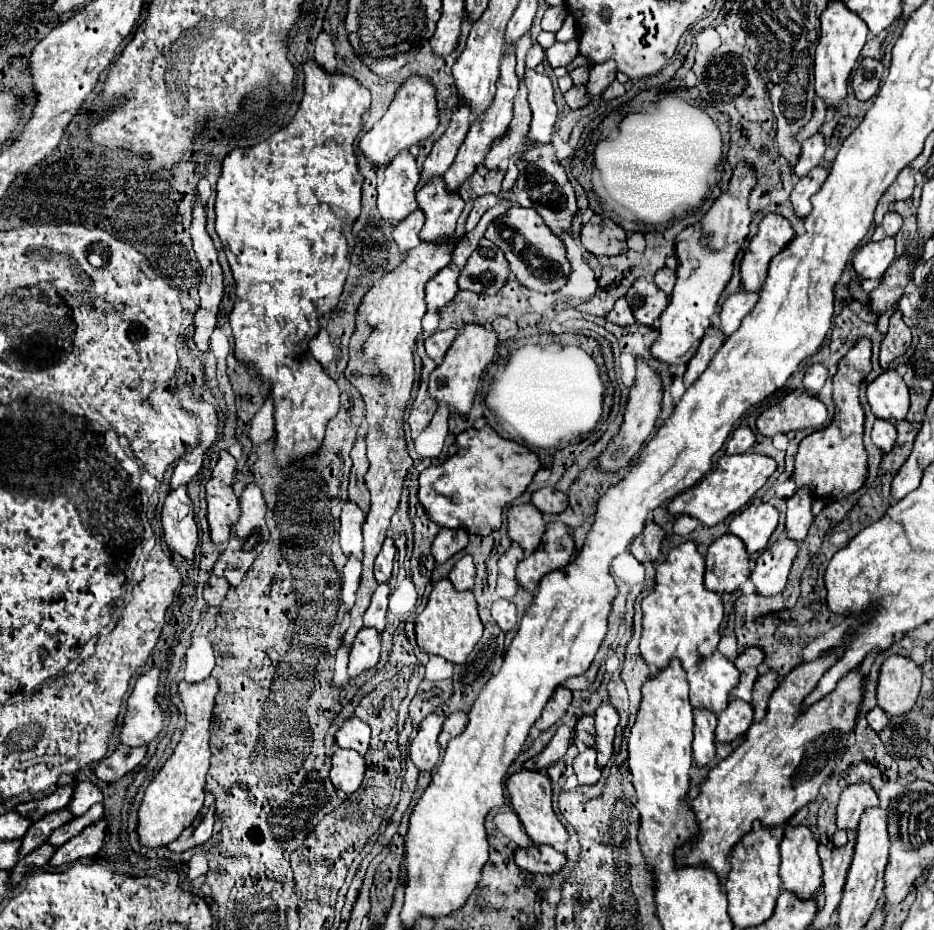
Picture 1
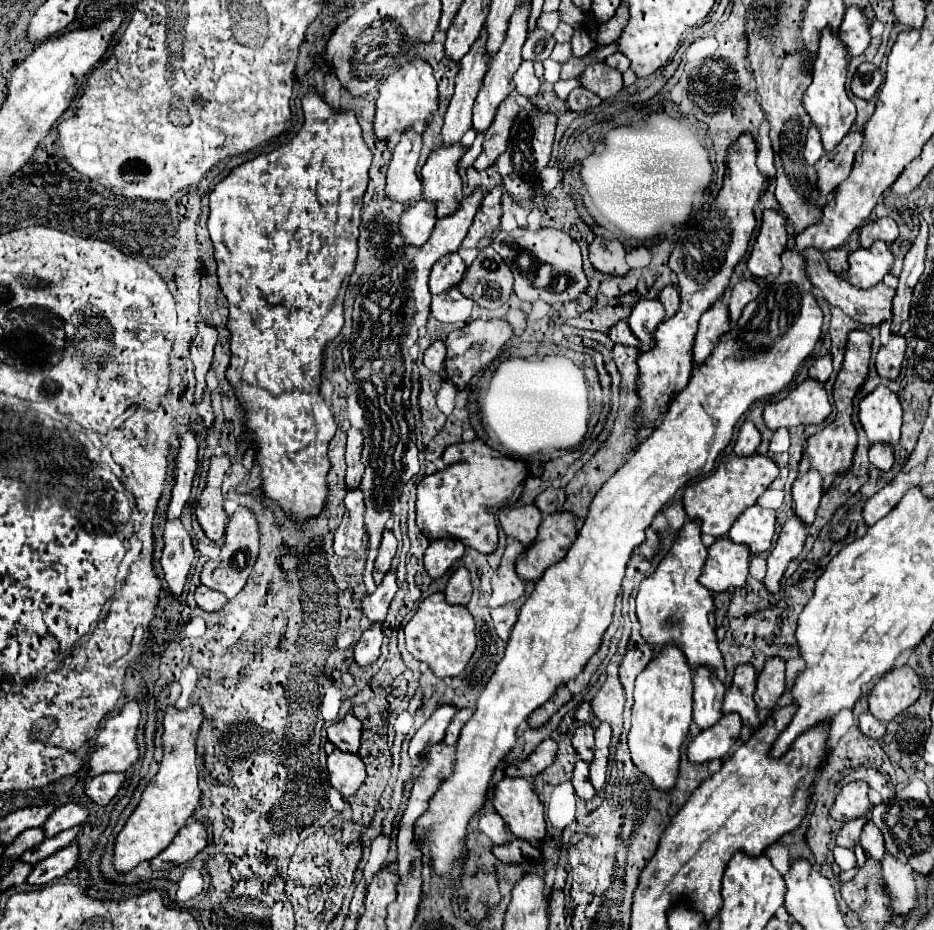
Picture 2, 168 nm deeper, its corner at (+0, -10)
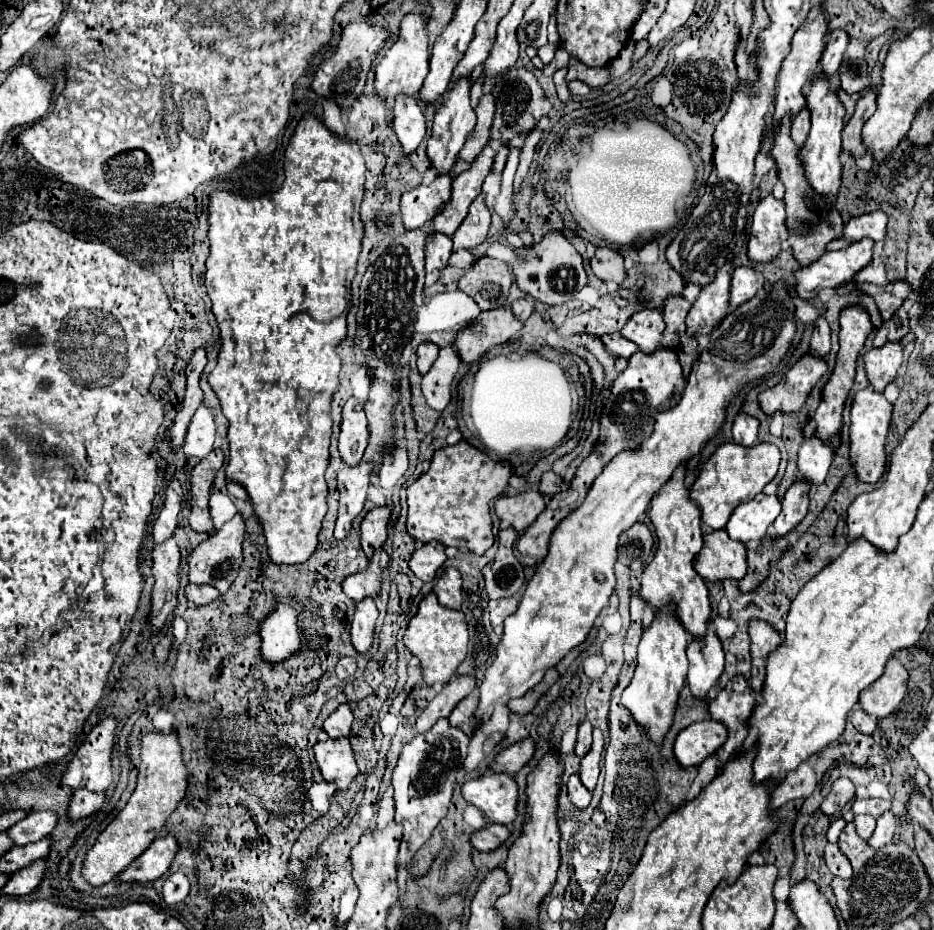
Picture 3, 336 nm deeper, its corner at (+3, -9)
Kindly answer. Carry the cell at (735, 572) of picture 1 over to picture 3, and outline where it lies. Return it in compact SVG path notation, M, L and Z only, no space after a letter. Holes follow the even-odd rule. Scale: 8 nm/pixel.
M717 530L703 536L703 548L695 558L695 570L697 574L707 582L719 582L719 580L741 580L747 572L747 548L743 542L731 540L725 530Z

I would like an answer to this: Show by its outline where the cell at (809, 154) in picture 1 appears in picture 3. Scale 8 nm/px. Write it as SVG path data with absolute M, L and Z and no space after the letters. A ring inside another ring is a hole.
M803 108L795 118L793 118L793 124L791 124L791 138L793 142L801 148L805 144L805 138L809 136L809 110Z

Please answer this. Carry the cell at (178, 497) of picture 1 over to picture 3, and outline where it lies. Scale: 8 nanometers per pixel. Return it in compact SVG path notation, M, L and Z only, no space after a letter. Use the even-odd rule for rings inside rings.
M169 538L155 546L153 550L155 586L153 586L153 600L151 600L151 624L155 632L163 628L167 616L177 606L179 564L181 564L181 552L175 538Z

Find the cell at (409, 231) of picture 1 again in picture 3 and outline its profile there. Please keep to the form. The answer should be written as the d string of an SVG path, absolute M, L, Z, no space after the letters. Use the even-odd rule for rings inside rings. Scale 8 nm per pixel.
M437 176L429 186L417 186L401 196L401 218L407 230L431 222L449 202L451 176Z

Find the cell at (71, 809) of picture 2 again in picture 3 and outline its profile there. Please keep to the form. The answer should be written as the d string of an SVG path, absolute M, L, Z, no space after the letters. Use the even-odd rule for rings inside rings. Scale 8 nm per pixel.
M51 810L29 812L27 818L17 822L15 826L11 826L7 834L13 838L13 842L17 846L23 846L23 844L31 844L31 842L47 838L57 824L59 824L59 814L55 814Z

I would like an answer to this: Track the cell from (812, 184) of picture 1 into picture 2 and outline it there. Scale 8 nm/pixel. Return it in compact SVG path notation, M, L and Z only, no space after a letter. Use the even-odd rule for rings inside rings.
M862 131L848 133L840 141L840 147L832 151L832 155L820 157L820 161L814 167L818 171L818 187L822 195L834 191L834 187L838 187L838 183L842 183L848 177L860 145L862 145Z

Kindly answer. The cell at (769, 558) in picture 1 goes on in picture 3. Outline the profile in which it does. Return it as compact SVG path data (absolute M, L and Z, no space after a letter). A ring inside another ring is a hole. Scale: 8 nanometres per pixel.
M799 478L785 492L783 510L781 510L779 518L773 524L777 540L787 536L789 532L793 532L797 528L797 524L807 516L807 512L809 512L809 490L811 490L811 486Z

